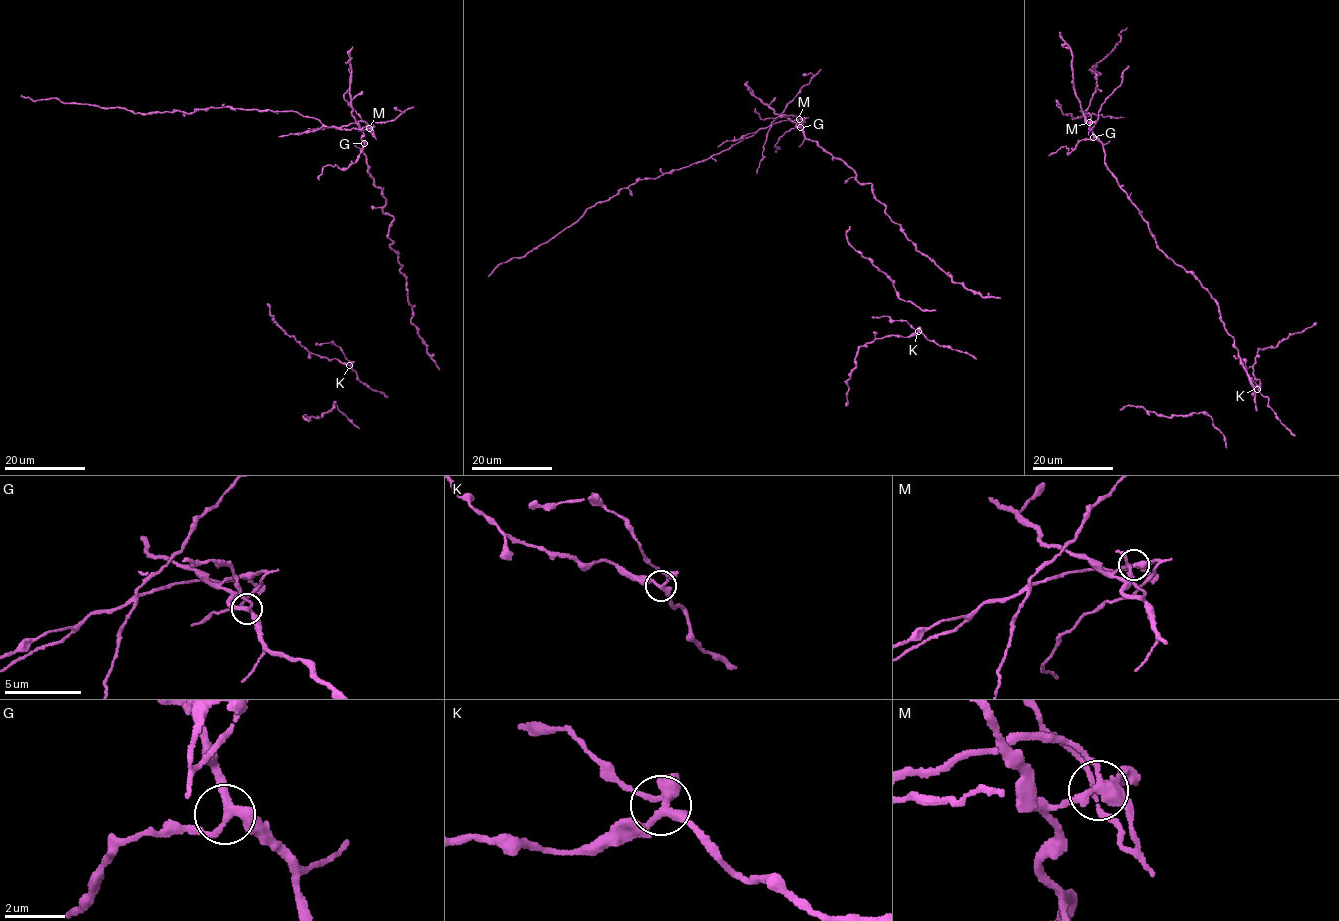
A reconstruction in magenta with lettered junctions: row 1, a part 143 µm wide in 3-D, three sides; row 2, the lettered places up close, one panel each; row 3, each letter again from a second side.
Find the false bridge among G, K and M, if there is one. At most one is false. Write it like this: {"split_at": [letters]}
{"split_at": ["M"]}

